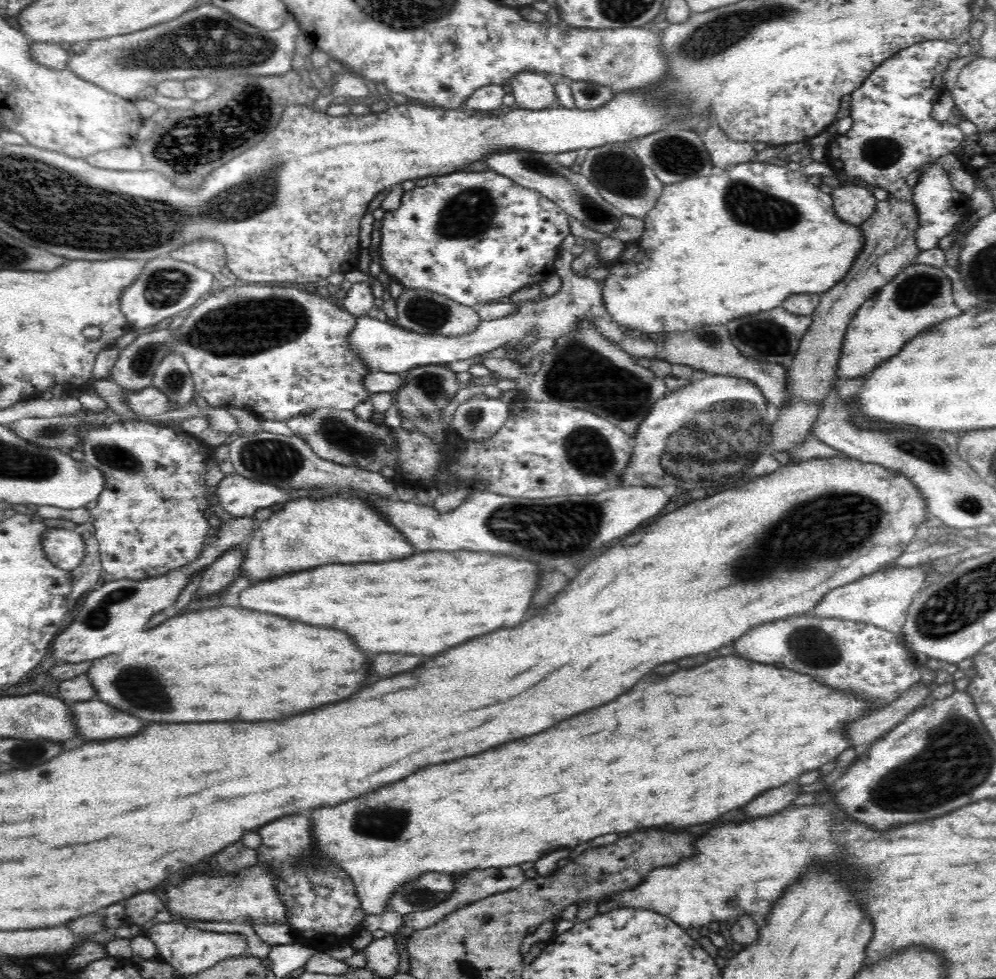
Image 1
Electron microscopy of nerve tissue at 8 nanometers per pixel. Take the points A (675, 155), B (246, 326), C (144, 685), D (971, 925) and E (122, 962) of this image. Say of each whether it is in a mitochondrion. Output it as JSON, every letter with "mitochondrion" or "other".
{"A":"mitochondrion","B":"mitochondrion","C":"mitochondrion","D":"other","E":"other"}

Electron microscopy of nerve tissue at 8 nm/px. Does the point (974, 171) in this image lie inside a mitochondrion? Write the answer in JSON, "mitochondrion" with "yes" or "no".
{"mitochondrion":"no"}

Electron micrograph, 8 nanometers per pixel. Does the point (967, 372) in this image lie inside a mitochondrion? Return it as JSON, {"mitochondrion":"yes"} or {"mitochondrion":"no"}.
{"mitochondrion":"no"}

